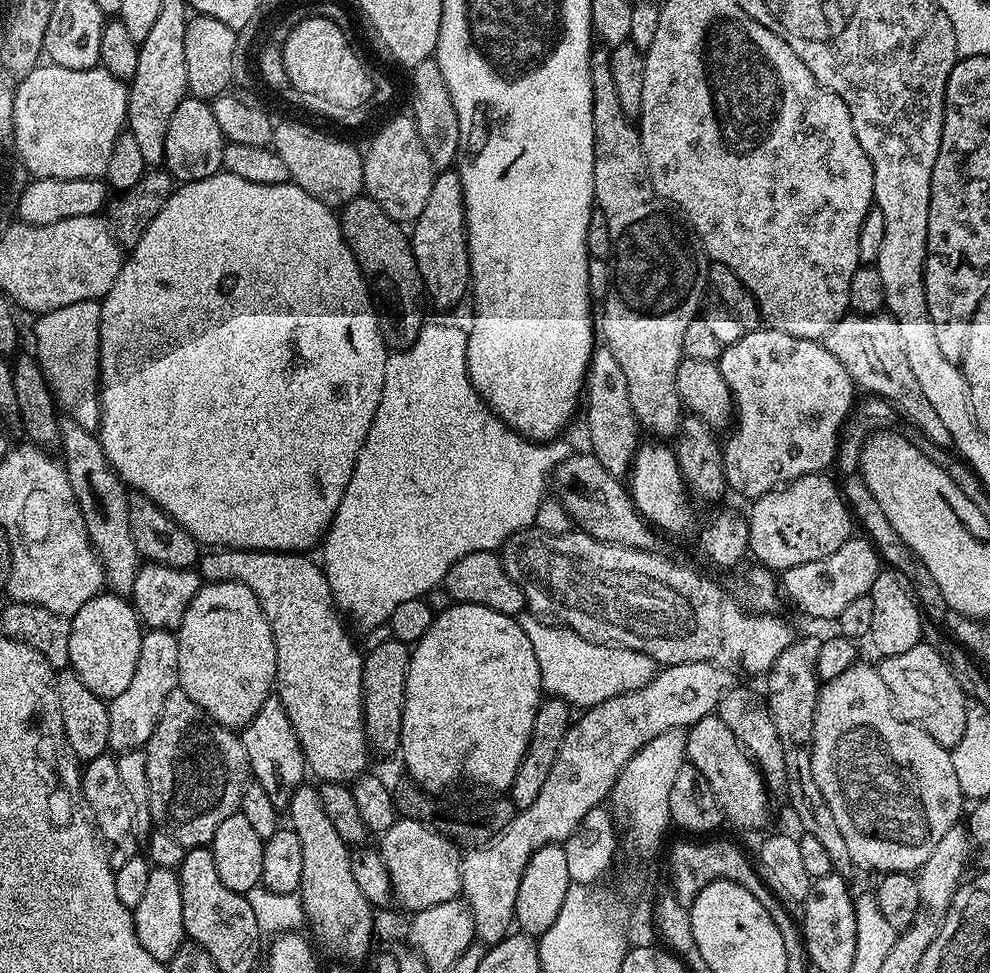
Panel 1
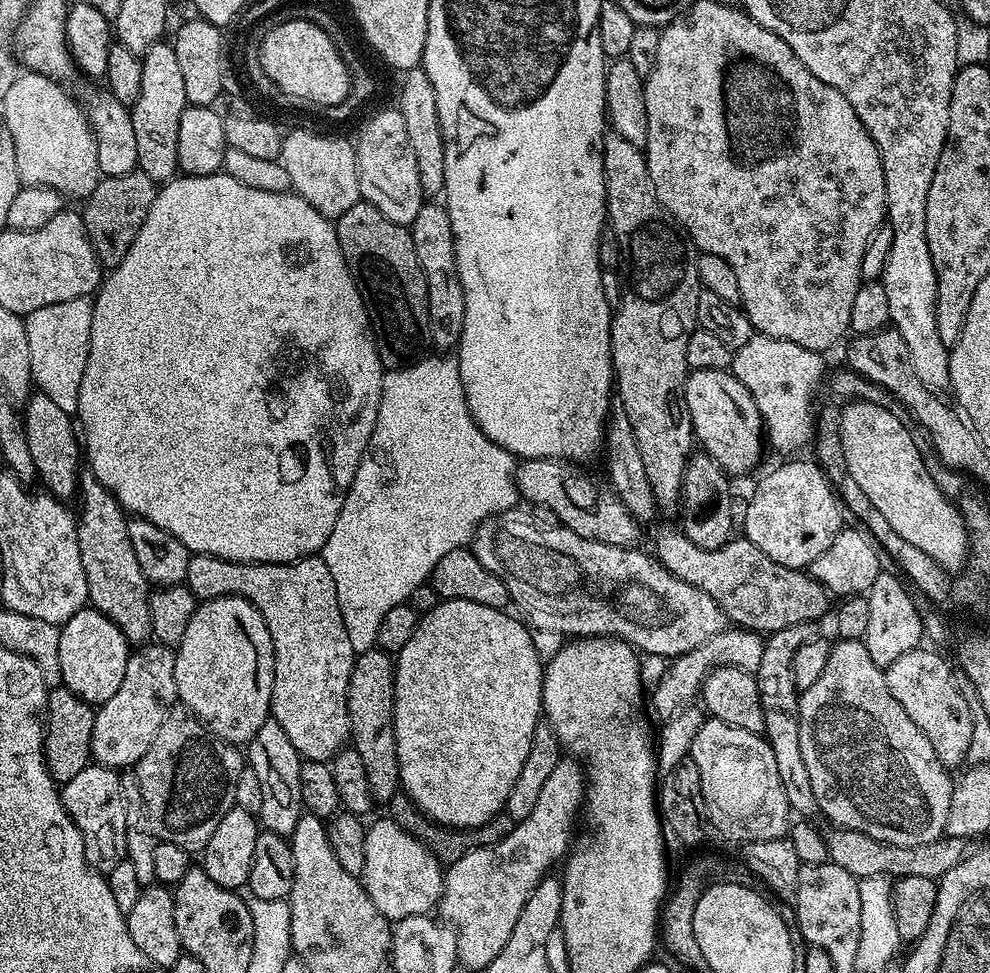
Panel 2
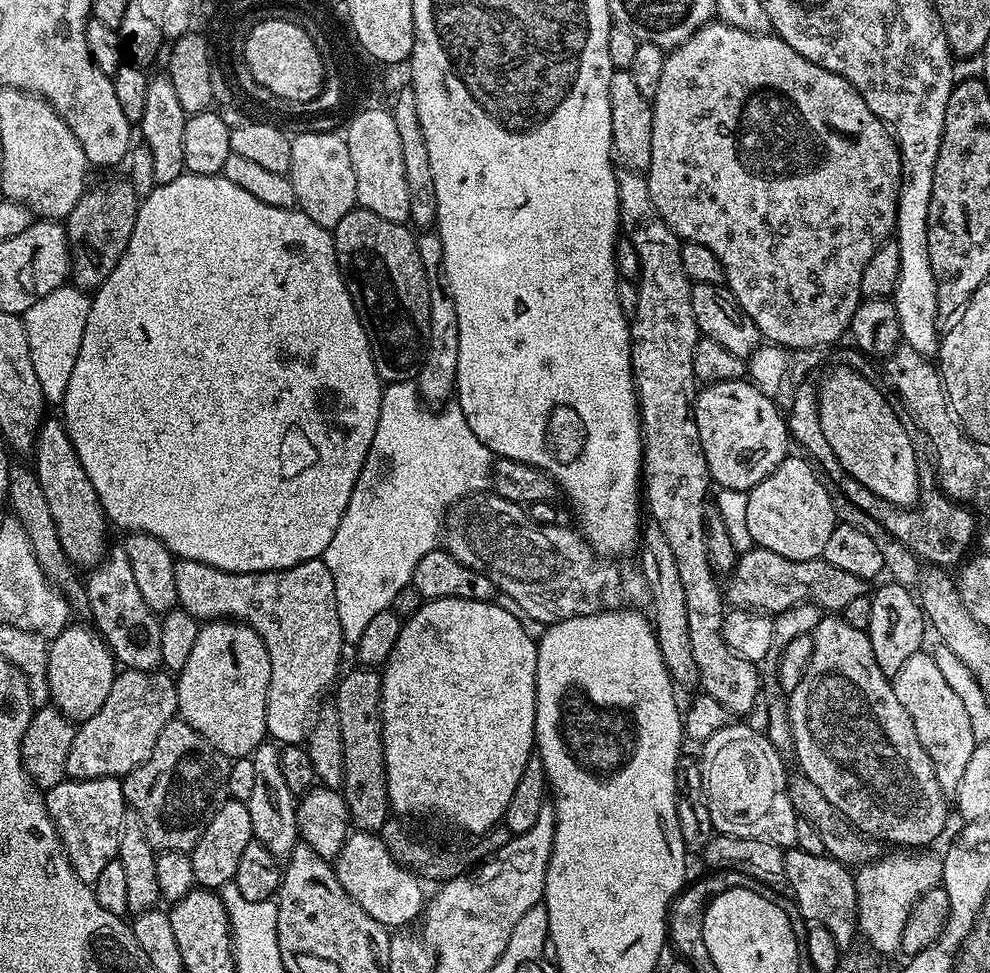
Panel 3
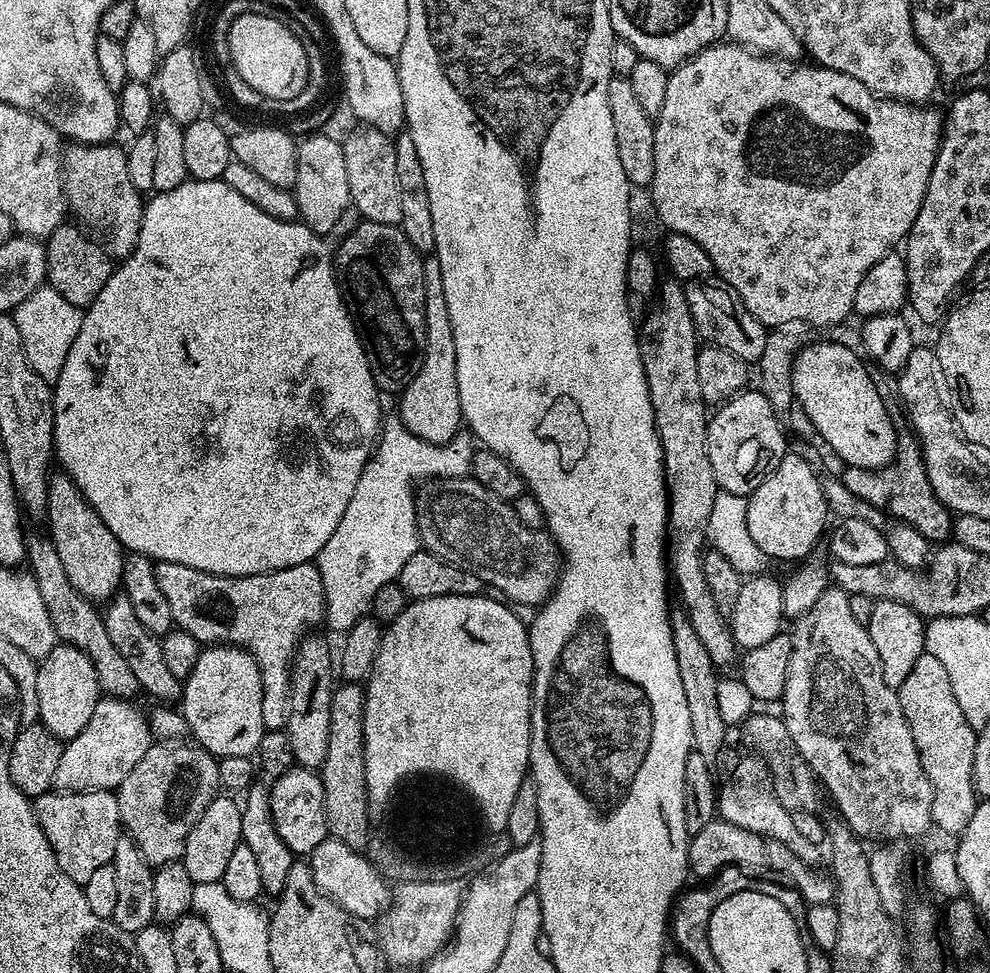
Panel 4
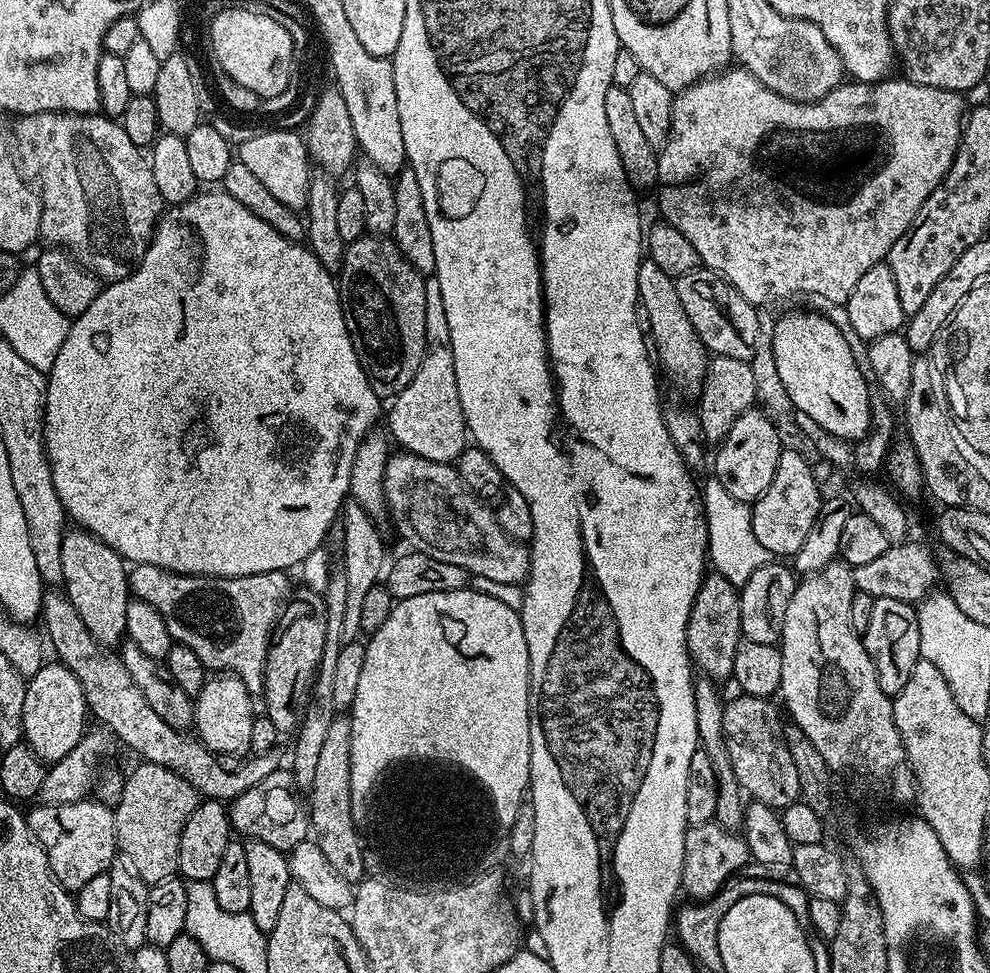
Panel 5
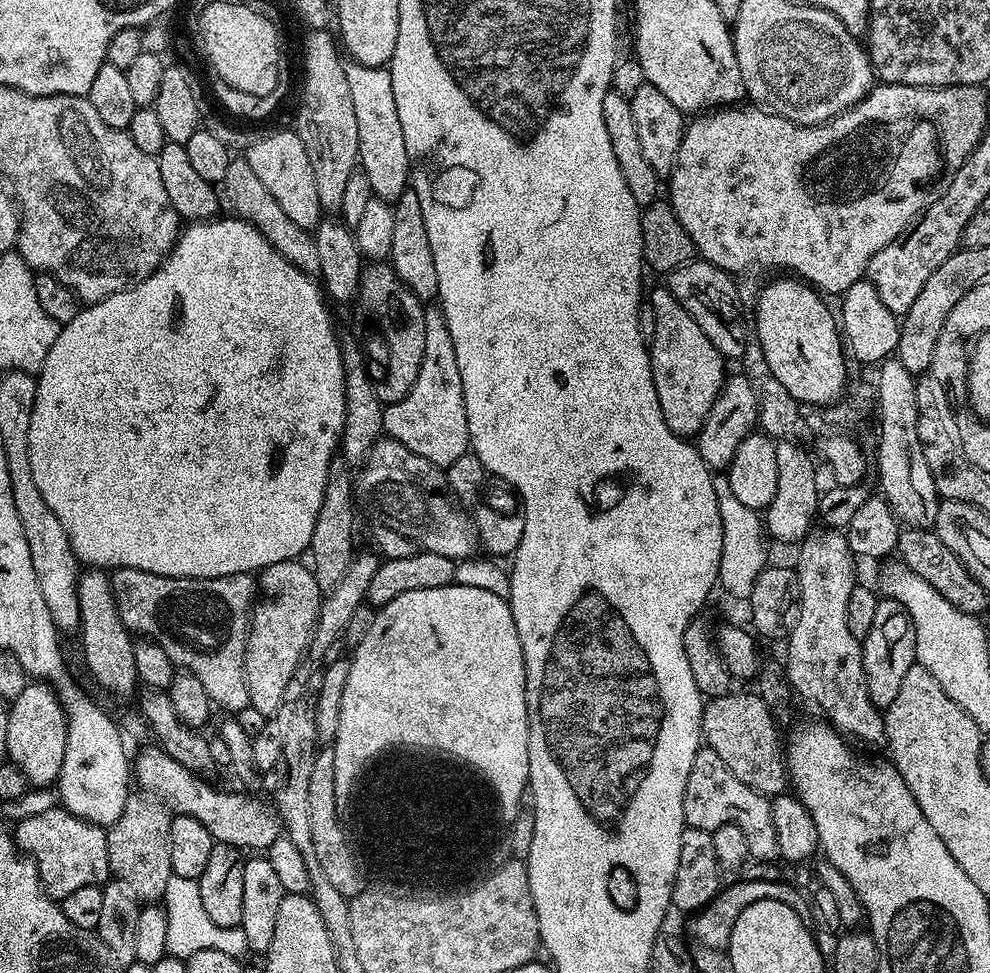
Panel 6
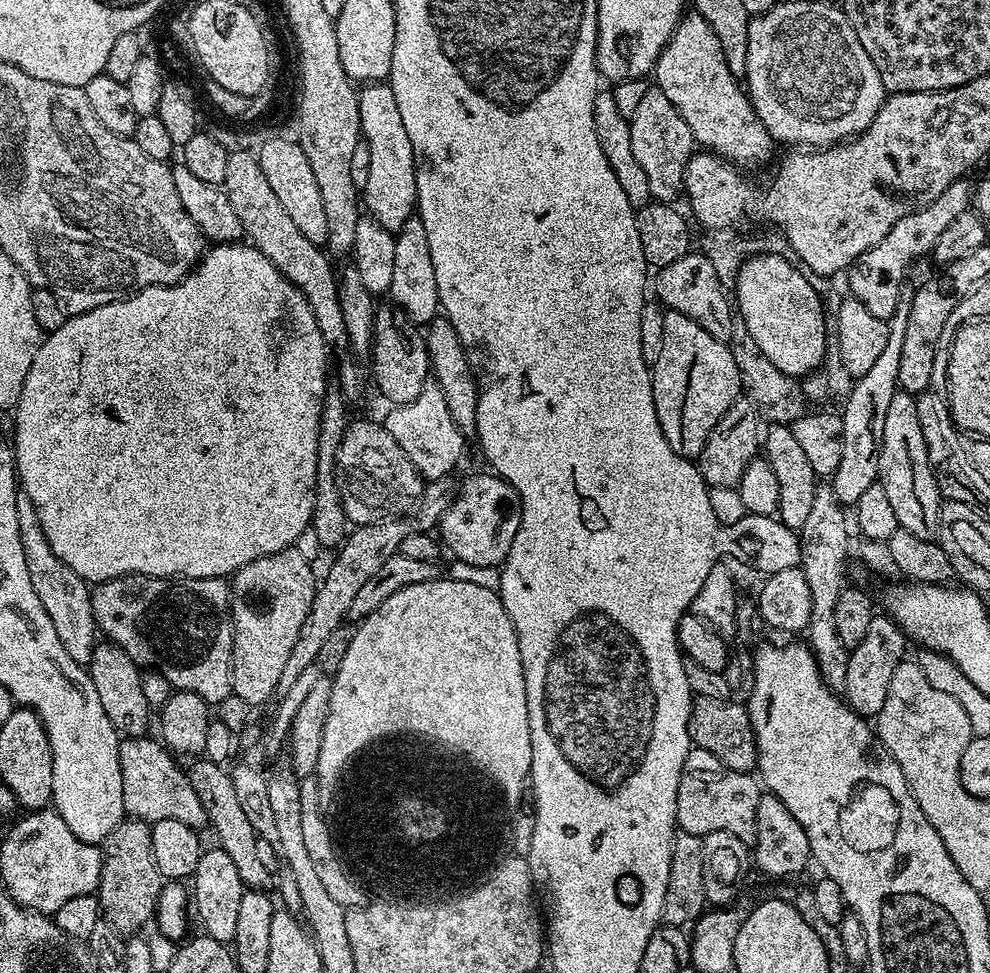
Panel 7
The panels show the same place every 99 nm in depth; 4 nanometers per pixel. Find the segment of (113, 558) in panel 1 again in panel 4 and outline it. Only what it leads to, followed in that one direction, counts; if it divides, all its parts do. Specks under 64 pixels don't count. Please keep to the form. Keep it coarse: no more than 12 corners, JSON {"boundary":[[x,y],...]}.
{"boundary":[[127,594],[103,609],[106,634],[156,702],[182,696],[161,637],[134,615]]}

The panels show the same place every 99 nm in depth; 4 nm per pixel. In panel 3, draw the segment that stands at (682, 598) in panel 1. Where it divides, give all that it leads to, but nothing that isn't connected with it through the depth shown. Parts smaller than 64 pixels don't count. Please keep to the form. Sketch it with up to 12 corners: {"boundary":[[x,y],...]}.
{"boundary":[[483,491],[442,544],[546,626],[645,603],[635,563]]}

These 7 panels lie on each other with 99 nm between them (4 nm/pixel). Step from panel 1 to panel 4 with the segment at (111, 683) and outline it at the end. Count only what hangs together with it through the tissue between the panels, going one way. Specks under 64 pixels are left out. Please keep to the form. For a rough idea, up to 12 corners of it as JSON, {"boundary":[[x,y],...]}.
{"boundary":[[60,642],[36,668],[39,723],[61,742],[102,698],[94,662]]}

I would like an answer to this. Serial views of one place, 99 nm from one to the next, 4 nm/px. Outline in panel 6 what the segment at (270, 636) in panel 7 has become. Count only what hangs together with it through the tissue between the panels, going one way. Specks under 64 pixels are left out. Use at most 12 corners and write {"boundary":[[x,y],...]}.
{"boundary":[[299,559],[258,576],[244,681],[280,711],[305,659],[322,593]]}

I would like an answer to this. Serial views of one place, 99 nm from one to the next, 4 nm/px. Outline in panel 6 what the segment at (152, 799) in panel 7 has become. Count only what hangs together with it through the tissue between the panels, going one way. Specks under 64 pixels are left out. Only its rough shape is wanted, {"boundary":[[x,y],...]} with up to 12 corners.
{"boundary":[[159,746],[134,756],[134,784],[217,844],[266,850],[275,807],[219,792]]}

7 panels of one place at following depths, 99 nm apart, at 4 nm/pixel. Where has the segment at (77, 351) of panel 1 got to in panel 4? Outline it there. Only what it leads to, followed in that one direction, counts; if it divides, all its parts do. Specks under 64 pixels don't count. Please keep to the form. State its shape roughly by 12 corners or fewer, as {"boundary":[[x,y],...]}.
{"boundary":[[42,286],[11,313],[30,366],[49,386],[84,312]]}

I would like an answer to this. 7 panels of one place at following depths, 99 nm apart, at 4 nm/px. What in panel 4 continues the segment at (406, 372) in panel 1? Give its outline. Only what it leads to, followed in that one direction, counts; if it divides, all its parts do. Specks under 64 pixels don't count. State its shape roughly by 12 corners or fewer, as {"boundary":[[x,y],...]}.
{"boundary":[[383,421],[314,561],[347,634],[422,548],[414,489],[467,477],[471,435]]}

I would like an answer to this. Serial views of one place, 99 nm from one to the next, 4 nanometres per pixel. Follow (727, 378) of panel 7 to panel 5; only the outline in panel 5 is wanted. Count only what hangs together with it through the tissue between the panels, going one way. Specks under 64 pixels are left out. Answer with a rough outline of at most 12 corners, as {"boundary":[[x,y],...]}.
{"boundary":[[648,266],[640,299],[661,385],[692,414],[718,362],[676,281]]}

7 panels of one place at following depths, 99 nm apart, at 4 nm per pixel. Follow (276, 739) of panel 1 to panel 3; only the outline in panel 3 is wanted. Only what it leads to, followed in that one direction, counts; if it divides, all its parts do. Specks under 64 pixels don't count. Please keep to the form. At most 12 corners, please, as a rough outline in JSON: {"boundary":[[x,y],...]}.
{"boundary":[[259,744],[246,802],[252,835],[277,860],[298,842],[297,793],[280,748]]}

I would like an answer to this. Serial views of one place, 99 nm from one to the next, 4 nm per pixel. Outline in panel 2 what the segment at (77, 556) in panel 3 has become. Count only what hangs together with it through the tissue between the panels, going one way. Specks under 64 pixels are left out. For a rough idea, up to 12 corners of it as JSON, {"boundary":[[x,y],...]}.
{"boundary":[[38,390],[23,401],[39,483],[77,495],[82,440],[73,417]]}

